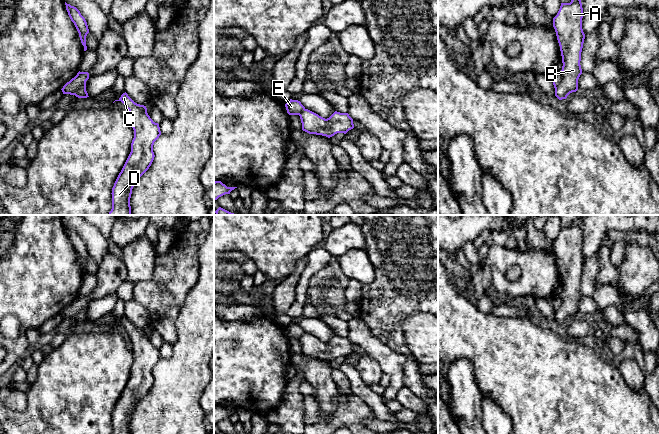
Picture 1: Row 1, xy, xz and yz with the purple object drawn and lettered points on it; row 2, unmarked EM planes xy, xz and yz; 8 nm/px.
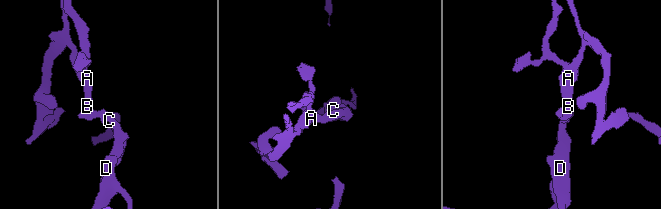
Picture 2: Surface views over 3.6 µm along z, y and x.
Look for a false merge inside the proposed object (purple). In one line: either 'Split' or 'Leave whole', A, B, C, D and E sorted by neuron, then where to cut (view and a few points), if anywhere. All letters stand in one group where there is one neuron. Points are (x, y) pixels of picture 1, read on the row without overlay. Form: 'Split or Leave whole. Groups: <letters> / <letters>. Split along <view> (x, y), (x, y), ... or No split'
Split. Groups: A B C D / E. Split along yz (561, 296), (561, 305), (555, 312)

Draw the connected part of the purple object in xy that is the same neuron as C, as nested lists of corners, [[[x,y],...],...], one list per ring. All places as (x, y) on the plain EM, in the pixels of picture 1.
[[[126,316],[115,325],[121,325],[129,334],[134,362],[131,376],[112,412],[111,434],[131,434],[132,413],[136,405],[151,390],[155,381],[153,369],[161,355],[159,348],[148,339],[146,330],[135,327]]]

